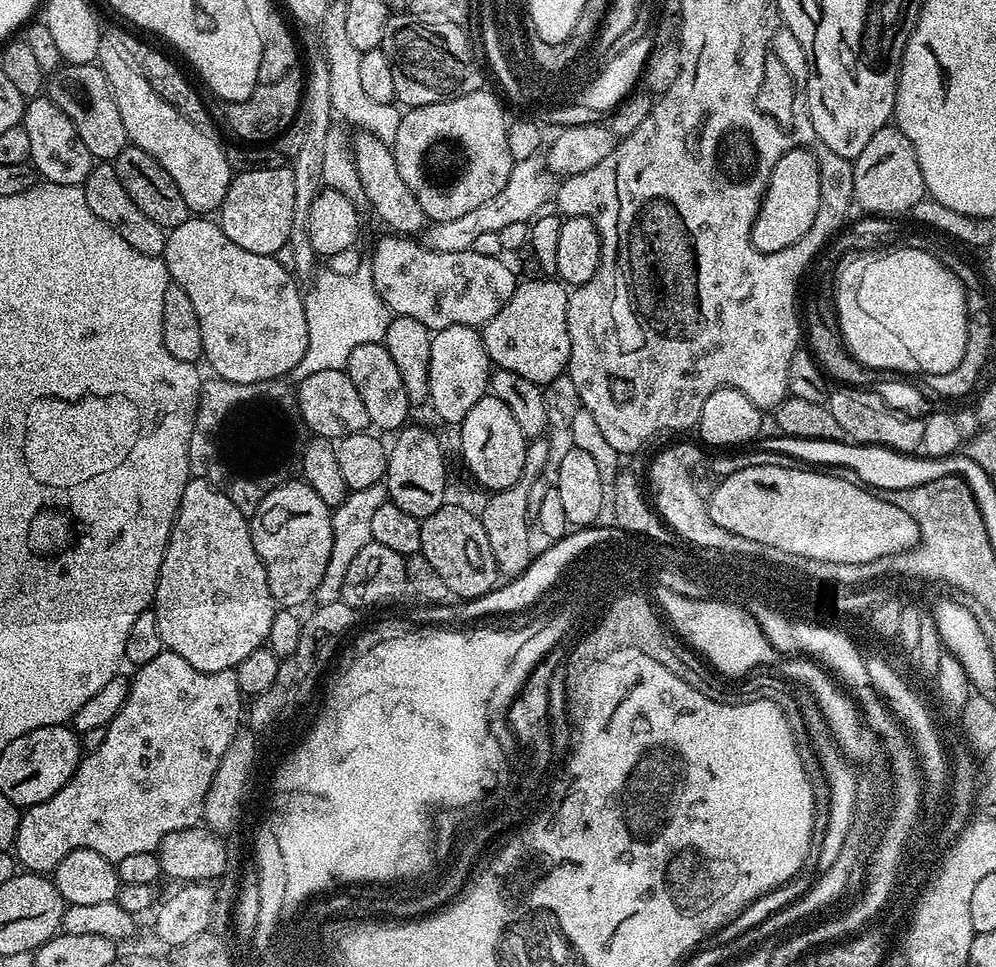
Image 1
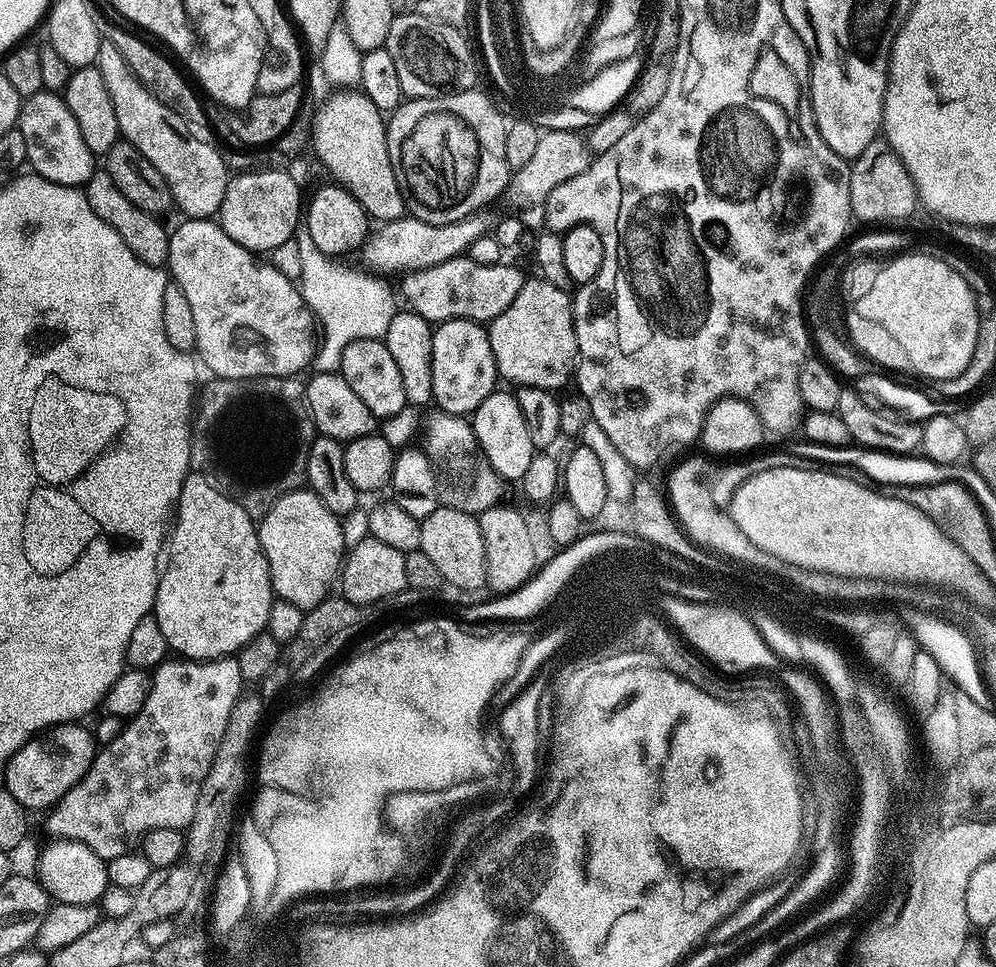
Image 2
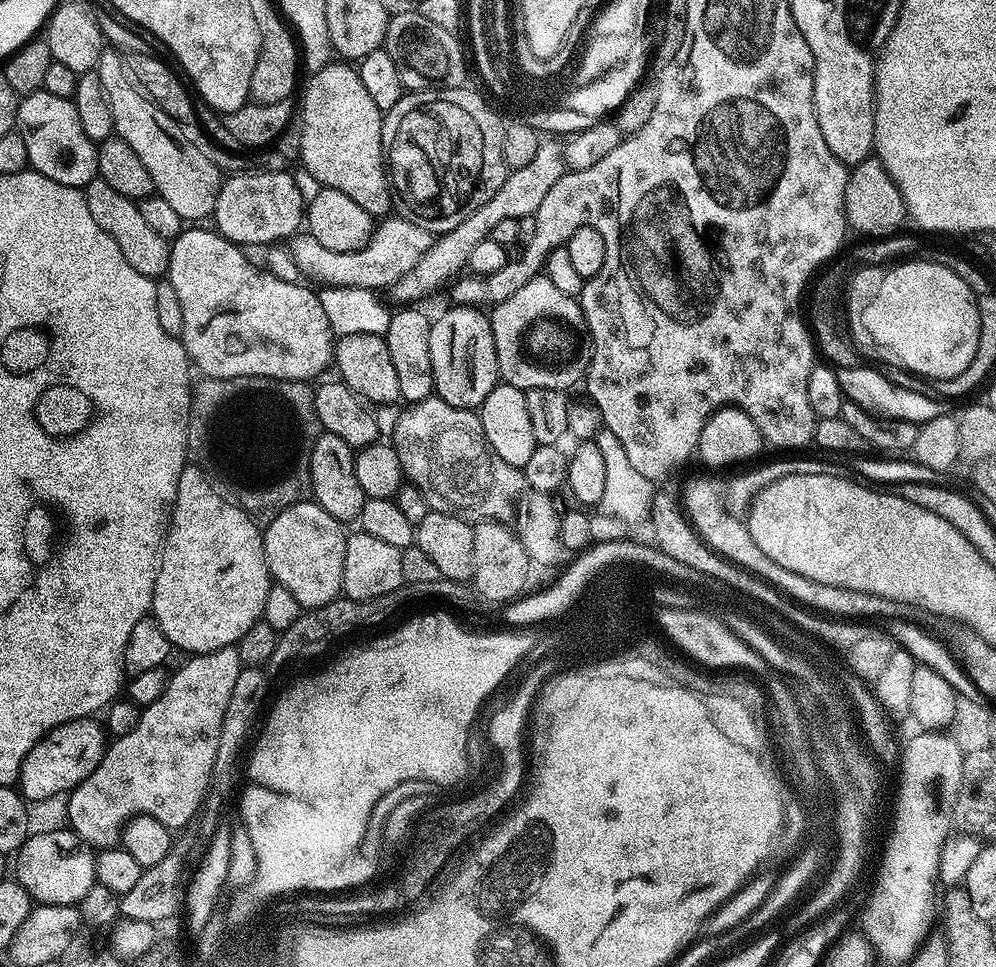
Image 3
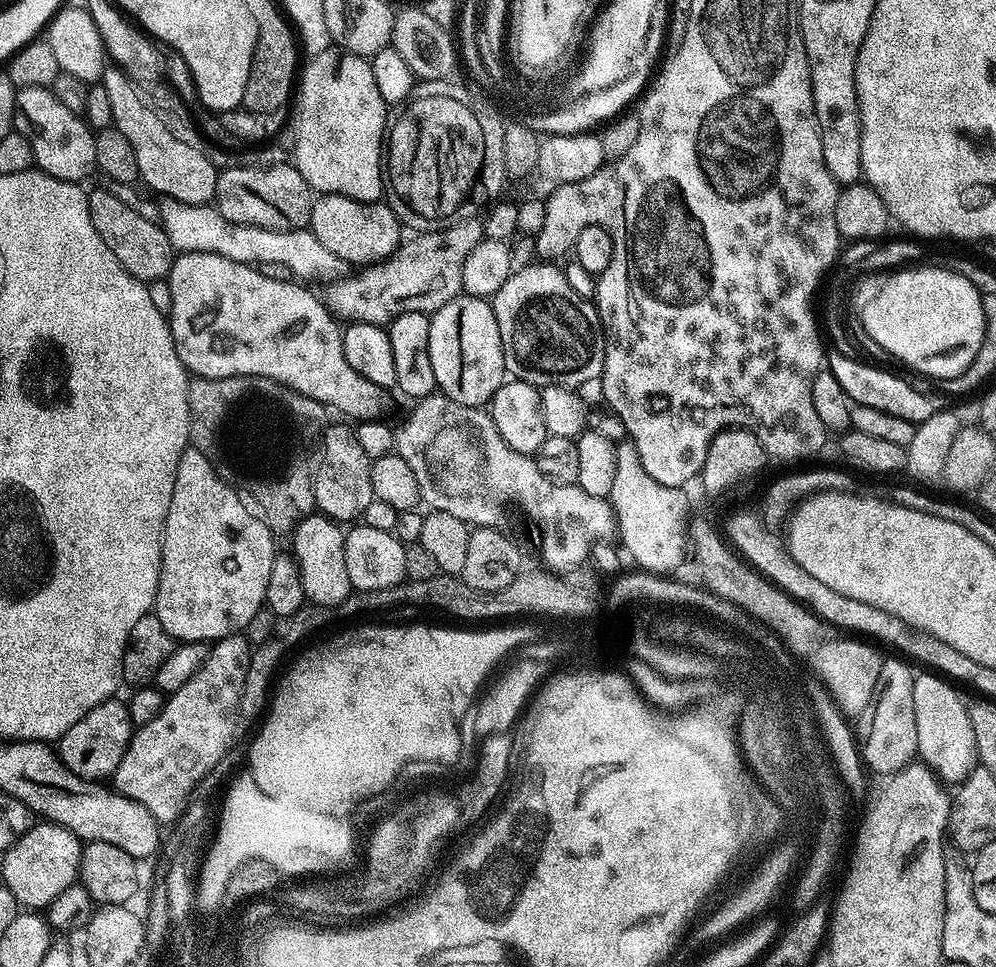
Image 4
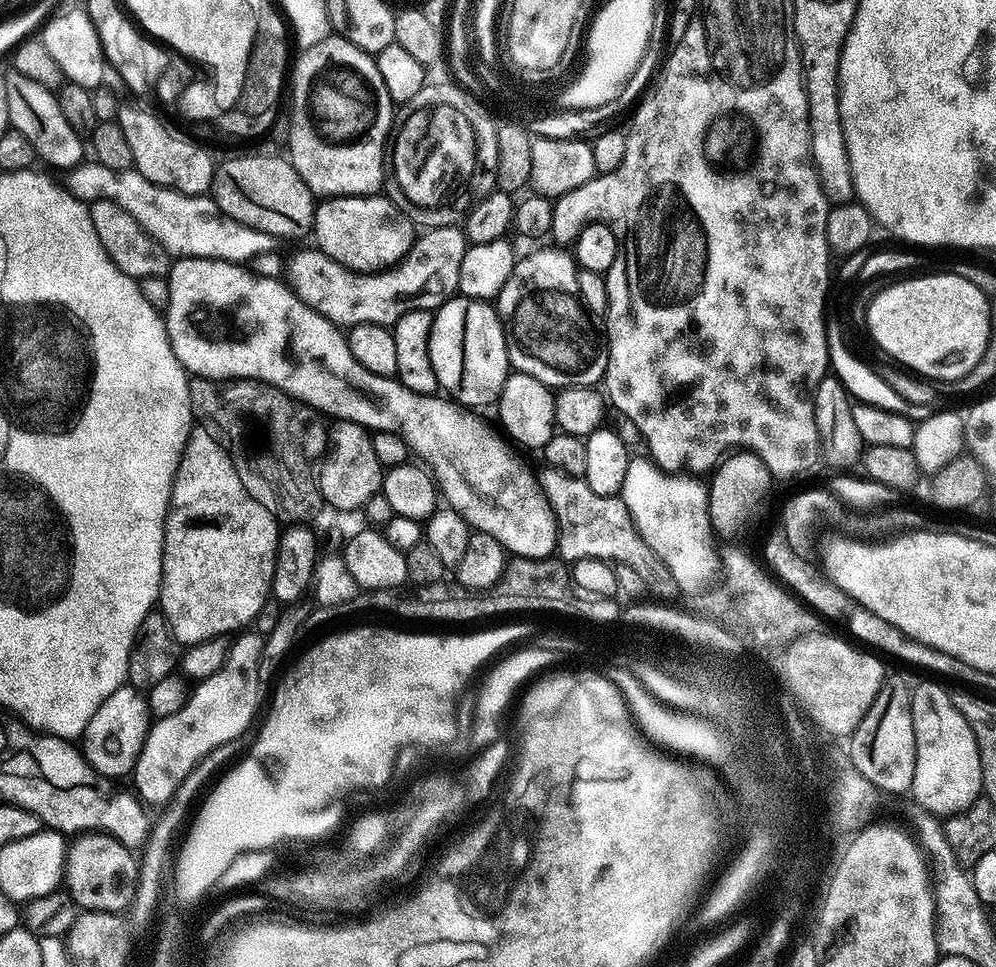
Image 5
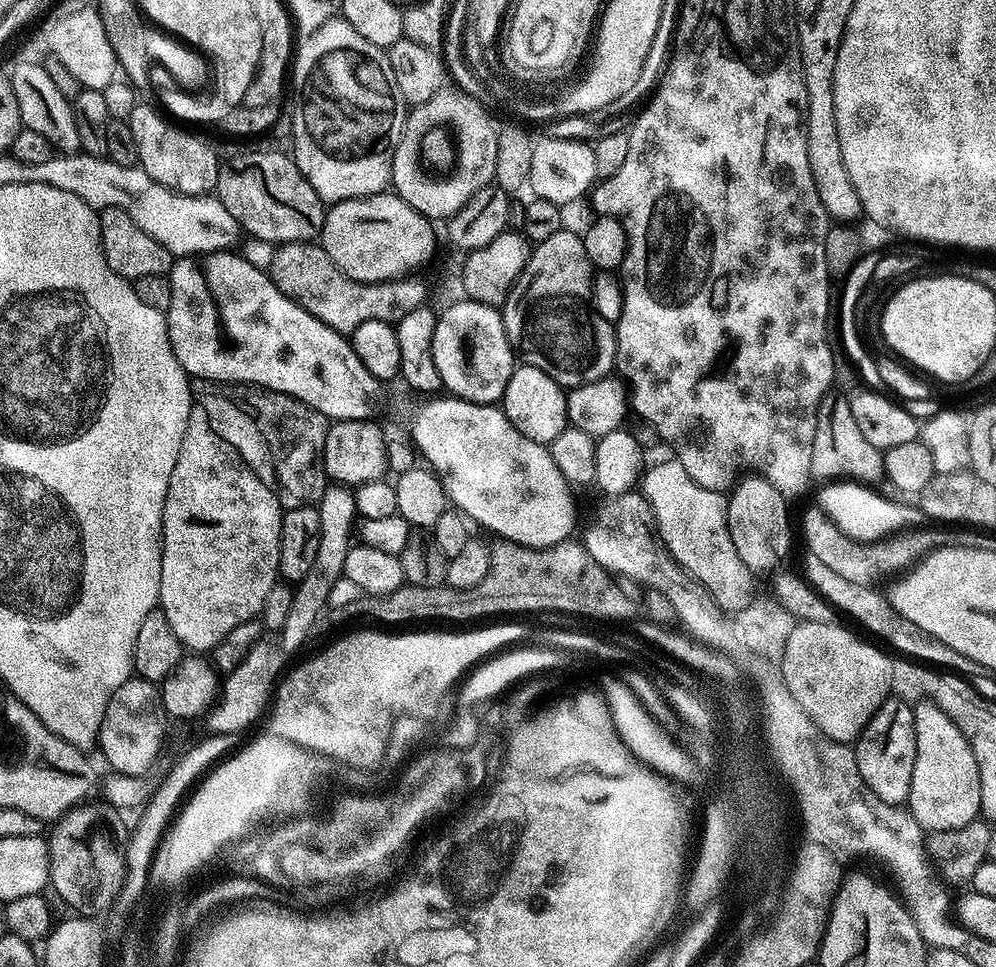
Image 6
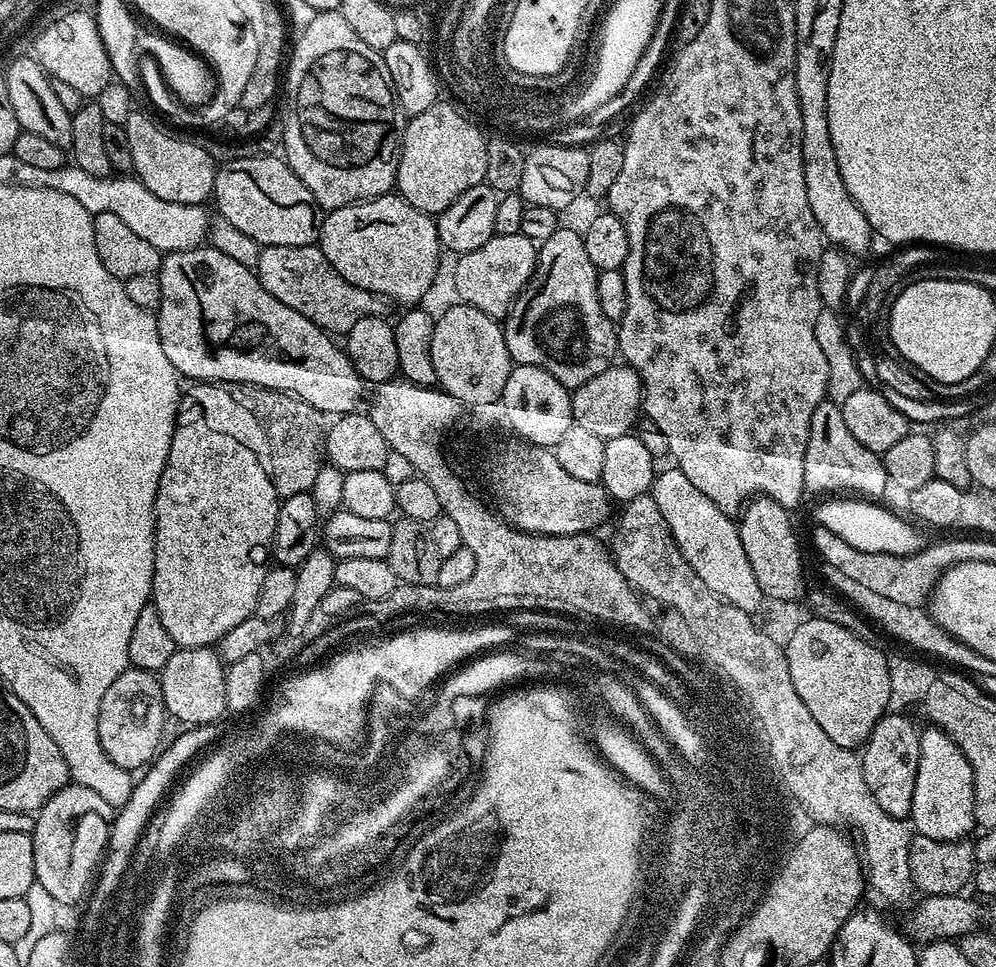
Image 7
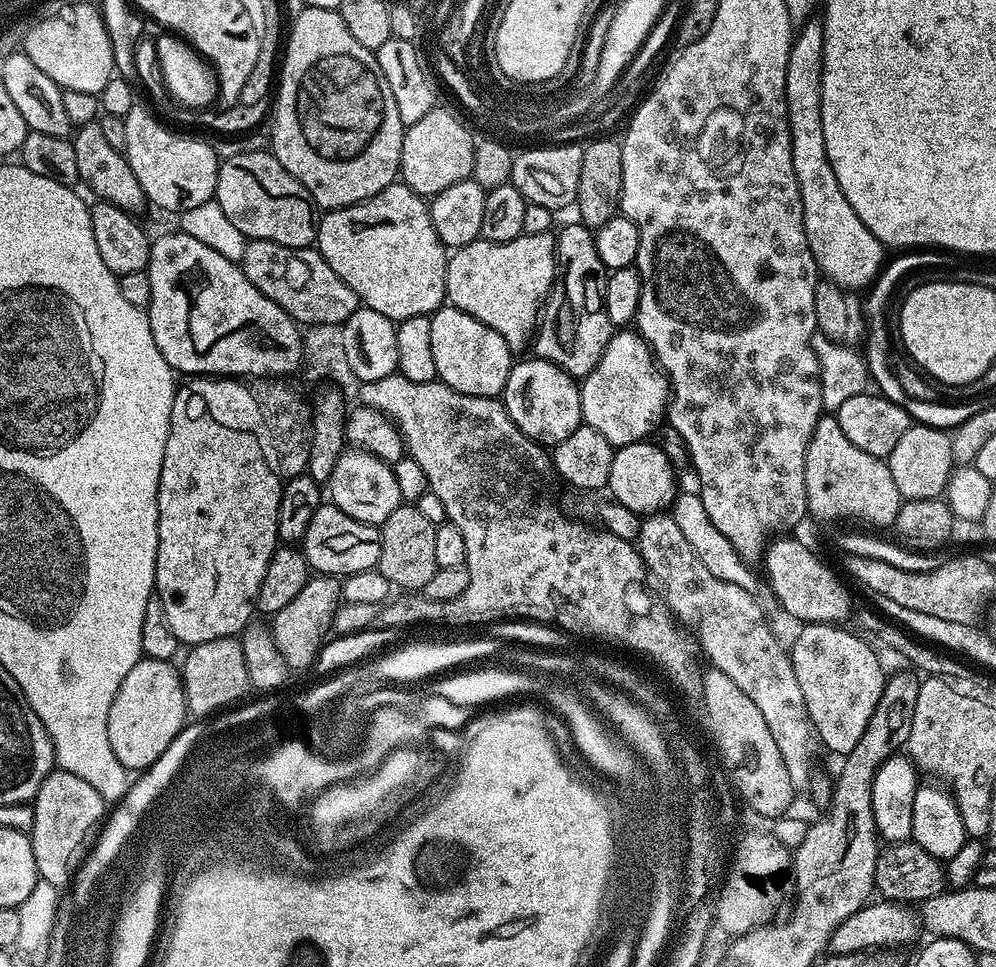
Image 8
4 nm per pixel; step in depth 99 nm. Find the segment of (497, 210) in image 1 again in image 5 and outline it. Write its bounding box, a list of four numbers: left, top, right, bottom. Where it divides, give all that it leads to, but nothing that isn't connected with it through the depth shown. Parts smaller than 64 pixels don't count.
[66,162,277,264]

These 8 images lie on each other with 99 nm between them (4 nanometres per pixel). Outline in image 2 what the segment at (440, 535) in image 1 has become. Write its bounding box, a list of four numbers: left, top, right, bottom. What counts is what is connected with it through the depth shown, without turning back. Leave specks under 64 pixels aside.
[418,506,486,590]

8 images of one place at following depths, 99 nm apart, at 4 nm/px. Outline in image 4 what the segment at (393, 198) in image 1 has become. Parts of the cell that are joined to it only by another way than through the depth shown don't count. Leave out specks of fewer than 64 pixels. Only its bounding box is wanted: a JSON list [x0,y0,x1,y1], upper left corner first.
[290,50,386,204]

